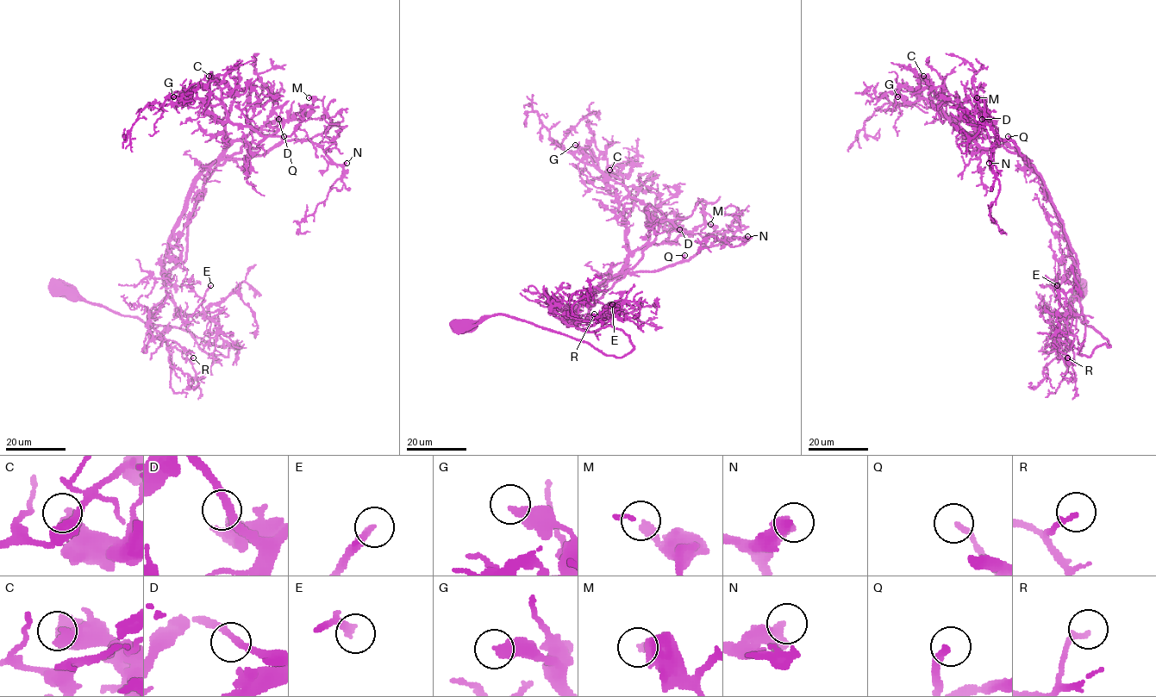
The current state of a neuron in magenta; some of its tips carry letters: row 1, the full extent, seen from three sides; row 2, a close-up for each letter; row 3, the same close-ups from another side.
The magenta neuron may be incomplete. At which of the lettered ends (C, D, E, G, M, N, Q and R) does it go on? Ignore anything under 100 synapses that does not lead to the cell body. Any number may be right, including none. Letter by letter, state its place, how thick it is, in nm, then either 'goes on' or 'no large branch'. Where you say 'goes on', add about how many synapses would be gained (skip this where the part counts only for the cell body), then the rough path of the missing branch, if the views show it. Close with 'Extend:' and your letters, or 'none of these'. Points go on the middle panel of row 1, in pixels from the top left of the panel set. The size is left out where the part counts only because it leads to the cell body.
C: (609, 170) | 400 nm | no large branch
D: (679, 229) | 240 nm | no large branch
E: (612, 304) | 280 nm | no large branch
G: (575, 145) | 440 nm | no large branch
M: (710, 224) | 320 nm | goes on | 130 syn | (710, 224), (700, 208), (717, 210), (725, 200), (716, 192), (712, 193)
N: (747, 236) | 300 nm | no large branch
Q: (684, 255) | 240 nm | no large branch
R: (594, 314) | 180 nm | no large branch
Extend: M

